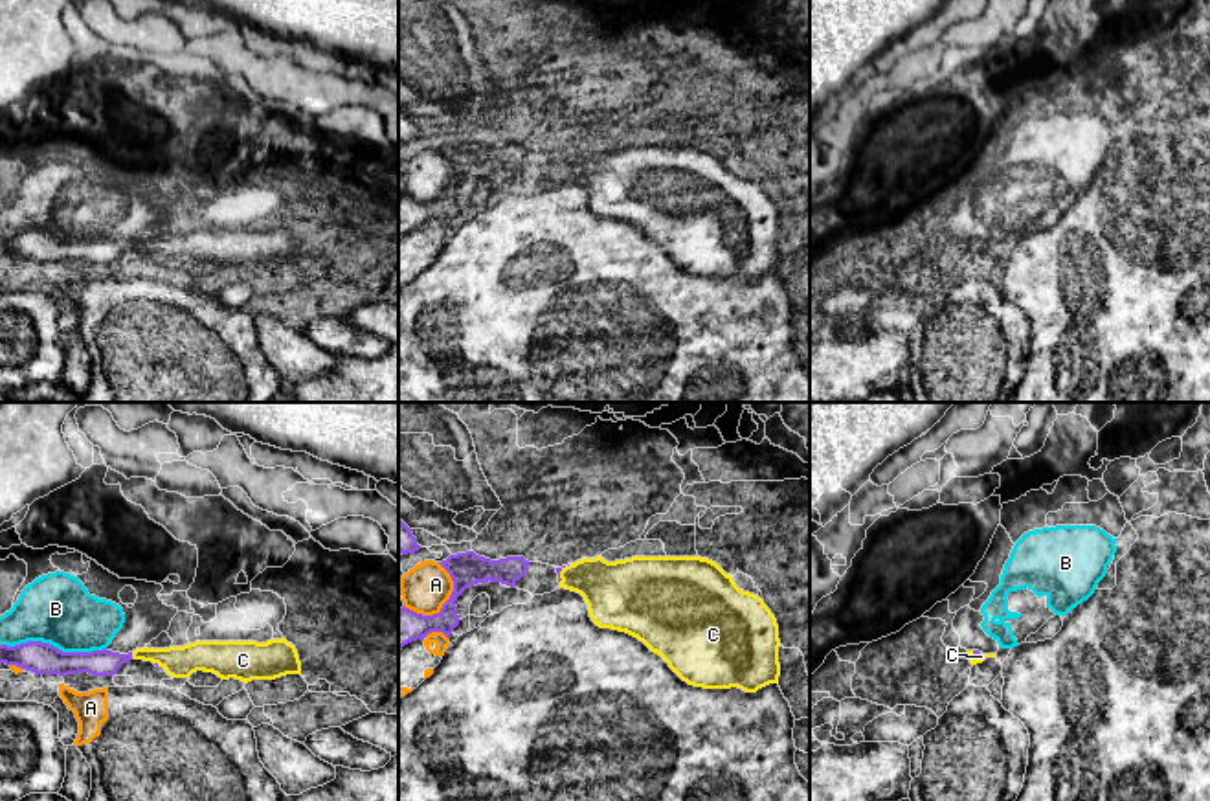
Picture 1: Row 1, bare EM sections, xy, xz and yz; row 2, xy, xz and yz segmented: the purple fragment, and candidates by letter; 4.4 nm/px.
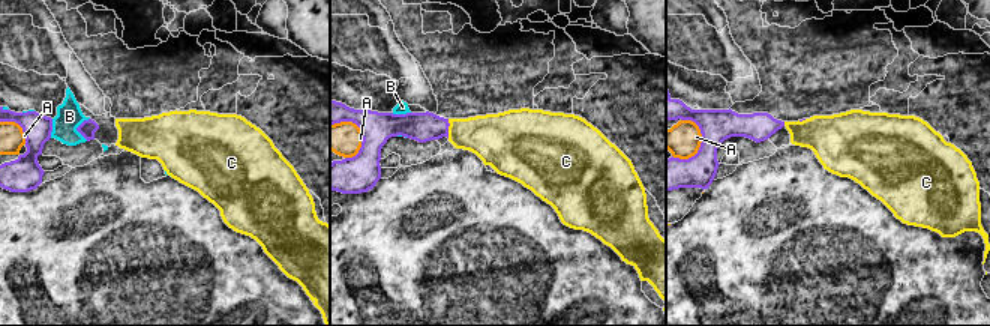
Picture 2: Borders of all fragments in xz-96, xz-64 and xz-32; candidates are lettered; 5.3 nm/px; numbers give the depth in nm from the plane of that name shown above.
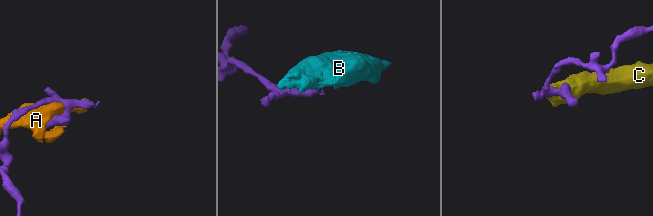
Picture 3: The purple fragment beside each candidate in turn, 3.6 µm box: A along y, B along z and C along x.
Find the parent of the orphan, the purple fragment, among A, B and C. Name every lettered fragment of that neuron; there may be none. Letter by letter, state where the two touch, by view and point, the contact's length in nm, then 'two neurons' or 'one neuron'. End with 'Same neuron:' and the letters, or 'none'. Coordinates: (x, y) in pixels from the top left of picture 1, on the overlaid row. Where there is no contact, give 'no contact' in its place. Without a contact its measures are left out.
A: contact xz (445, 603); length 260 nm; two neurons
B: contact xy (52, 645); length 460 nm; two neurons
C: contact xy (131, 654); length 30 nm; one neuron
Same neuron: C

